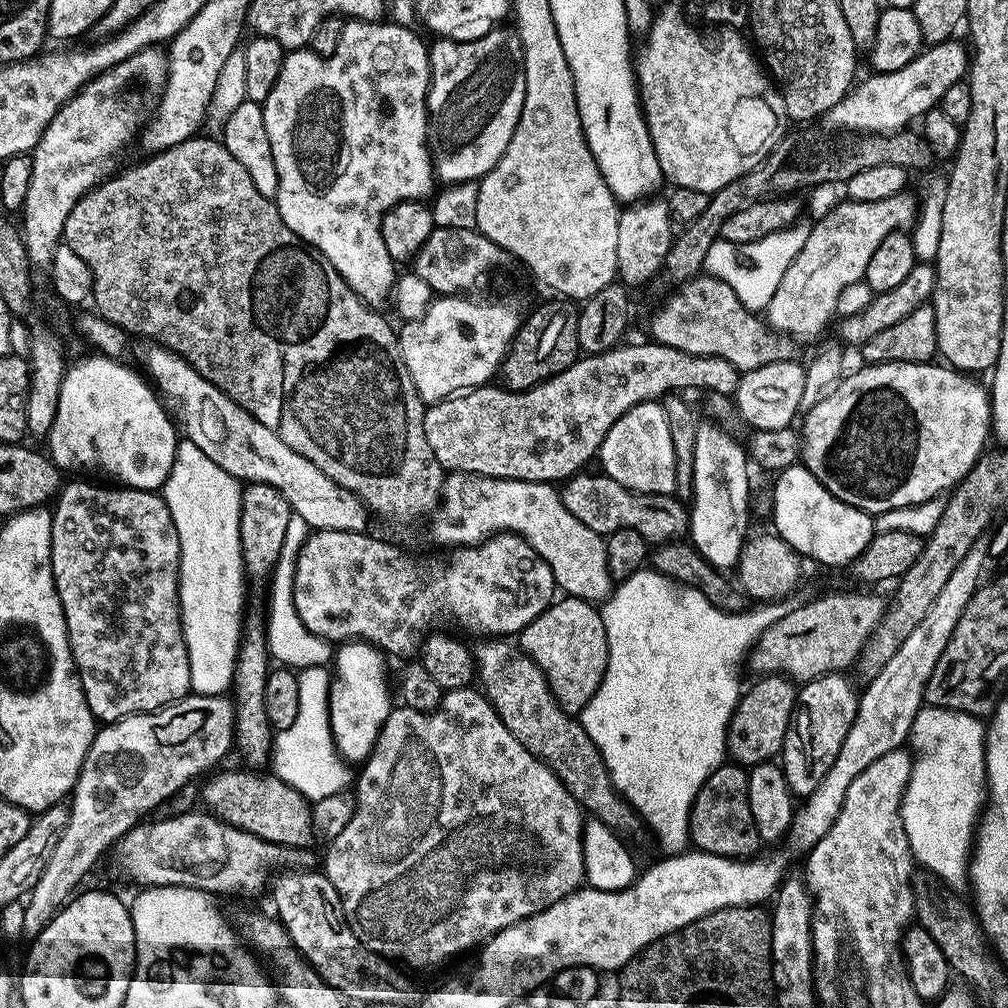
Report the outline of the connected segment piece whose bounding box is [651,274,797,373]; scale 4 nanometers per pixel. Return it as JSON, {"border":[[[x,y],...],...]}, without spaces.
{"border":[[[696,275],[673,292],[676,293],[652,316],[651,339],[655,343],[695,356],[726,358],[726,362],[739,368],[741,373],[797,355],[797,345],[789,337],[772,331],[757,313],[744,308],[738,294],[718,277]]]}

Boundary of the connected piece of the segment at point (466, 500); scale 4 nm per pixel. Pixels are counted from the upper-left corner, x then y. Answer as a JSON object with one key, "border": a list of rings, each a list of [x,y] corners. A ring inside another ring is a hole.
{"border":[[[448,472],[444,478],[444,489],[440,491],[439,505],[431,513],[431,520],[433,538],[447,546],[480,544],[500,532],[513,532],[515,536],[521,536],[550,566],[561,593],[589,602],[603,602],[614,591],[614,581],[606,562],[605,537],[590,530],[590,526],[578,522],[578,518],[566,510],[559,491],[551,483],[539,484],[533,480],[507,480],[469,472]]]}

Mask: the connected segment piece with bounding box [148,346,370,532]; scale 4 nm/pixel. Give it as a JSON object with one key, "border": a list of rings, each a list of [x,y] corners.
{"border":[[[156,346],[153,349],[148,368],[152,371],[151,379],[155,387],[180,407],[180,416],[184,419],[183,435],[194,442],[194,446],[198,446],[198,450],[202,450],[210,462],[222,466],[226,474],[235,476],[241,482],[274,486],[282,498],[290,502],[293,513],[308,524],[309,529],[362,532],[369,527],[370,512],[364,503],[352,492],[338,486],[338,482],[326,478],[326,474],[322,474],[322,470],[318,470],[310,458],[302,458],[302,454],[290,450],[290,446],[282,442],[277,429],[262,426],[262,422],[255,420],[245,408],[238,406],[238,402],[198,375],[169,348]]]}

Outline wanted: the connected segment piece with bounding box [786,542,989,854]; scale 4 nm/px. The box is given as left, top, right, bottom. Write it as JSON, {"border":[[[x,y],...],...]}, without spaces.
{"border":[[[981,542],[973,546],[970,554],[966,554],[966,558],[954,568],[954,574],[950,574],[950,579],[946,582],[946,586],[942,586],[938,598],[934,598],[934,606],[930,606],[930,610],[926,610],[926,618],[922,618],[922,622],[918,622],[918,626],[914,626],[910,638],[906,638],[906,642],[902,642],[902,646],[898,646],[894,658],[890,658],[890,662],[886,662],[886,666],[882,666],[882,670],[873,680],[867,681],[866,687],[868,689],[865,692],[863,689],[859,693],[860,706],[856,711],[854,726],[850,726],[850,734],[846,734],[846,742],[842,742],[842,750],[838,750],[838,758],[834,758],[834,766],[830,766],[830,770],[826,770],[826,778],[822,778],[822,782],[818,782],[818,790],[814,790],[808,795],[801,803],[804,804],[801,808],[799,805],[795,809],[792,828],[789,829],[786,837],[786,845],[788,844],[790,851],[801,852],[801,854],[811,852],[813,846],[828,833],[830,826],[834,826],[834,822],[842,810],[846,790],[850,790],[850,782],[854,782],[854,778],[858,778],[858,774],[862,774],[862,770],[866,770],[866,766],[870,766],[870,762],[882,758],[882,754],[890,754],[895,748],[905,747],[906,741],[912,735],[914,718],[920,713],[921,708],[925,707],[924,692],[928,688],[930,676],[934,674],[934,666],[938,666],[938,658],[942,658],[942,650],[946,650],[946,642],[950,642],[950,638],[954,634],[954,626],[958,626],[958,618],[962,618],[970,598],[980,587],[982,583],[980,571],[984,568],[984,560],[988,559],[987,543]]]}

